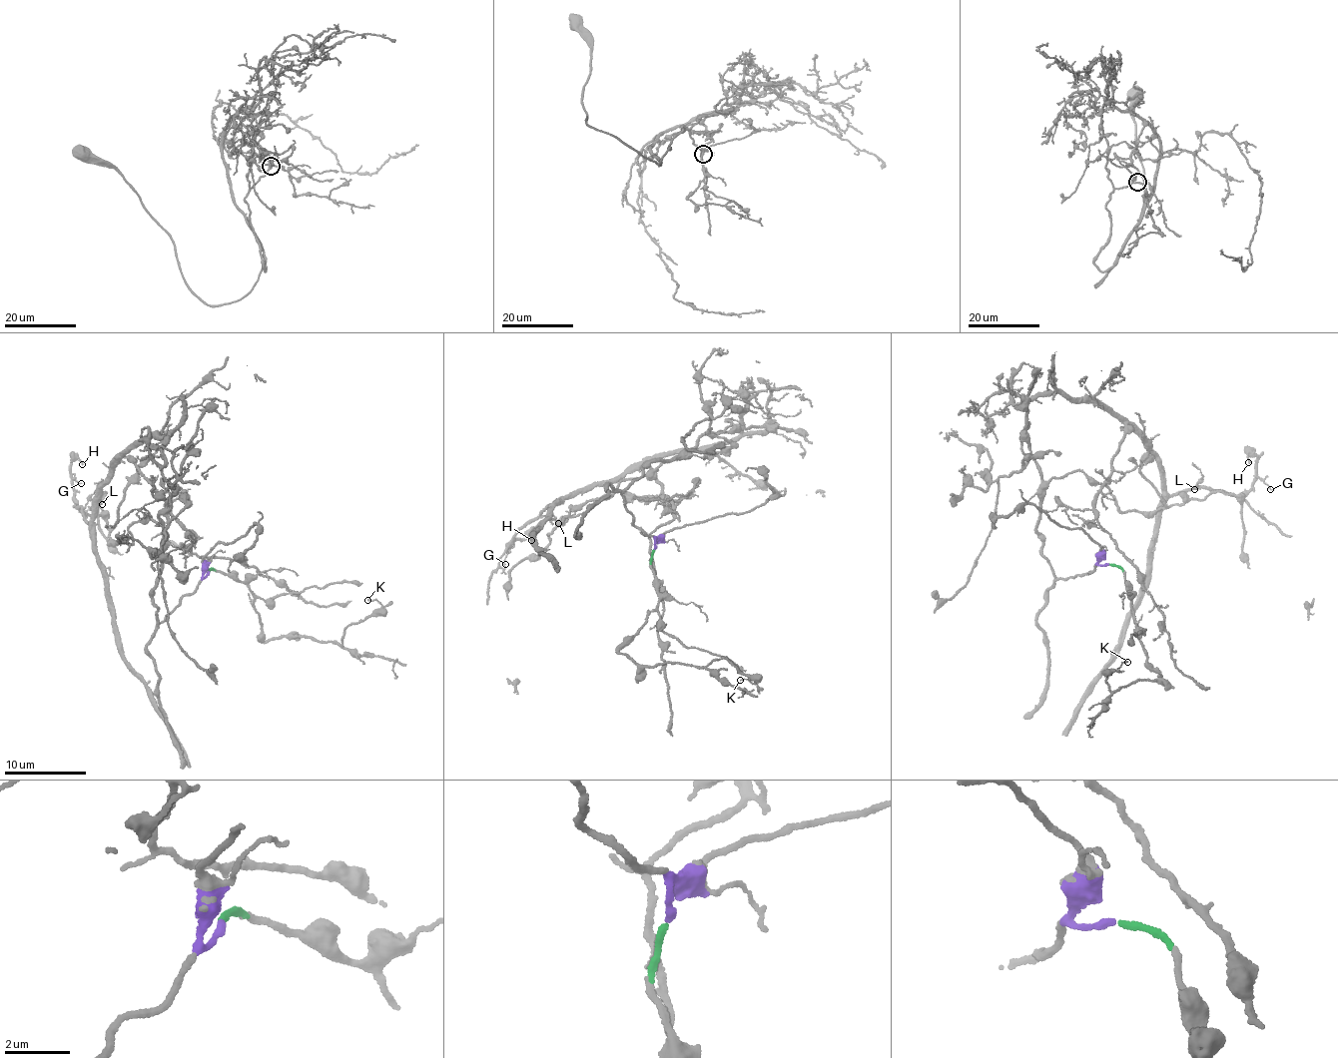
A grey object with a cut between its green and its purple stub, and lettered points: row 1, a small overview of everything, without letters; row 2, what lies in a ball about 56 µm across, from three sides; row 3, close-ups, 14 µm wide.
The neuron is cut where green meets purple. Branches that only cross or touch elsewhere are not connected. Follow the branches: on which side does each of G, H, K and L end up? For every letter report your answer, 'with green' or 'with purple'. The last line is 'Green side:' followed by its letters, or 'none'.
G: with purple
H: with purple
K: with green
L: with purple
Green side: K

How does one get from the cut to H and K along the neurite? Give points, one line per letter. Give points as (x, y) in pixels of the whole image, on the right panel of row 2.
H: (1108, 563), (1053, 574), (1026, 403), (995, 393), (984, 415), (1094, 399), (1171, 494), (1241, 494), (1248, 463)
K: (1108, 563), (1124, 570), (1146, 664), (1159, 679), (1140, 679), (1109, 690), (1105, 673), (1127, 662)

